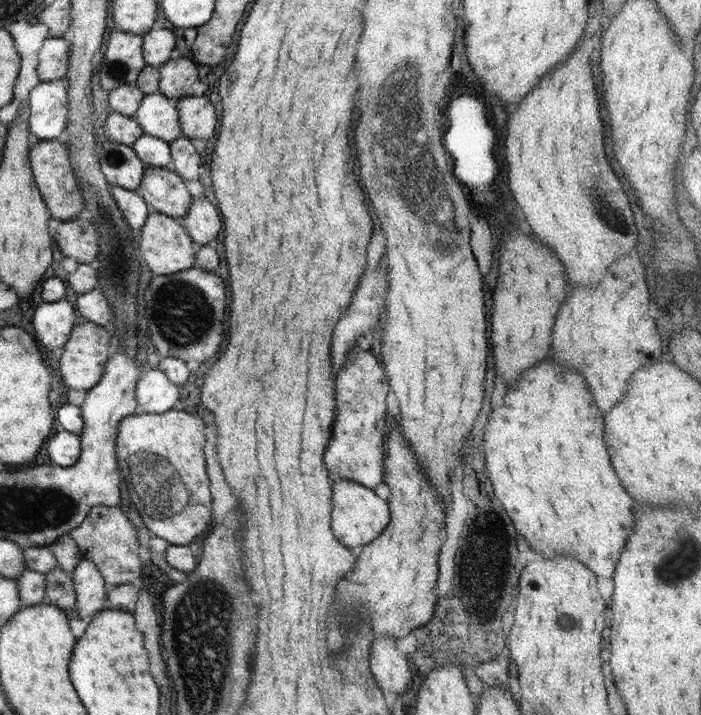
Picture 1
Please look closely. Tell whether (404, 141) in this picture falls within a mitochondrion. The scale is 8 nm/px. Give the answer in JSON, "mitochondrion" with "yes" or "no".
{"mitochondrion":"yes"}

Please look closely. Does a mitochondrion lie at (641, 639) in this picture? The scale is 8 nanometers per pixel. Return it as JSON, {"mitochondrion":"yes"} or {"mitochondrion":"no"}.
{"mitochondrion":"no"}

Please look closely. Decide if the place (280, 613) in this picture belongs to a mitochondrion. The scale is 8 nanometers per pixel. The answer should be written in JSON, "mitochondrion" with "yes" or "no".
{"mitochondrion":"no"}

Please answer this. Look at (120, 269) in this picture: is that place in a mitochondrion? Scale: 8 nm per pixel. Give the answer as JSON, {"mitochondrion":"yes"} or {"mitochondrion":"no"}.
{"mitochondrion":"yes"}

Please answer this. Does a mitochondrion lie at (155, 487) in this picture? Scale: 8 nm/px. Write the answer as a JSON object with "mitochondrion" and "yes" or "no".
{"mitochondrion":"yes"}

